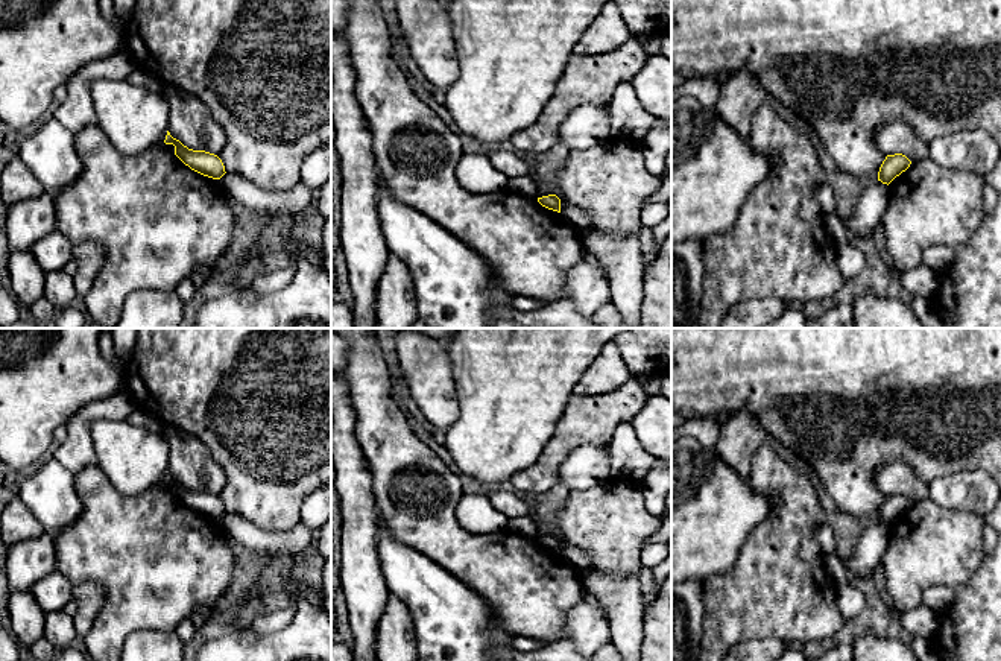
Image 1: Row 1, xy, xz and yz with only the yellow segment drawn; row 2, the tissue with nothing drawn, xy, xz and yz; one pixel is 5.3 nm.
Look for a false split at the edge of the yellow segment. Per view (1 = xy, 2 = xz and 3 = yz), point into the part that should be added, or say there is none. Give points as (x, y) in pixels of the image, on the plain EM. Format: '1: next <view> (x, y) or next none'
1: next none
2: next none
3: next none

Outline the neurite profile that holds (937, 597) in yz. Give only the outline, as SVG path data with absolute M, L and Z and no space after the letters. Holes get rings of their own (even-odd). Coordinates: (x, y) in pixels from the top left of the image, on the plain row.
M936 585L924 591L922 605L936 611L945 611L948 605L951 603L952 597L954 597L952 590L943 585Z

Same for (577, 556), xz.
M560 541L560 553L565 556L567 561L577 567L580 573L585 573L591 568L589 556L580 547L570 546Z

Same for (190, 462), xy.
M163 427L169 442L169 473L193 491L219 495L226 483L226 476L213 459L208 448L175 427Z

